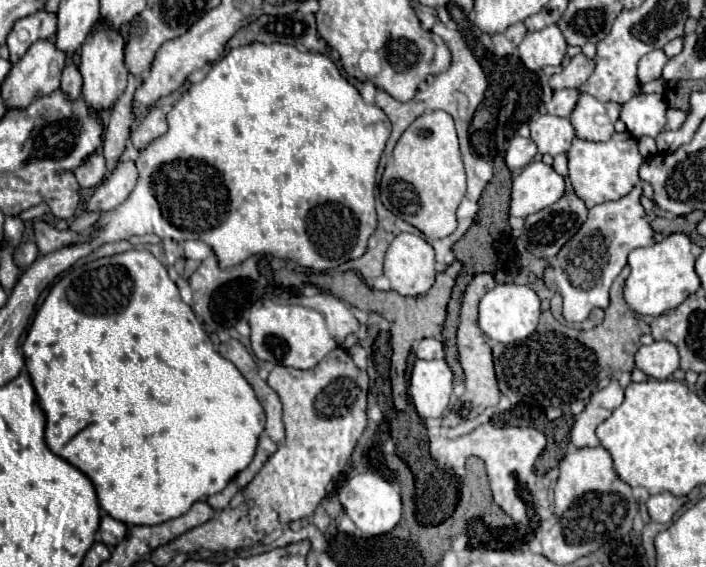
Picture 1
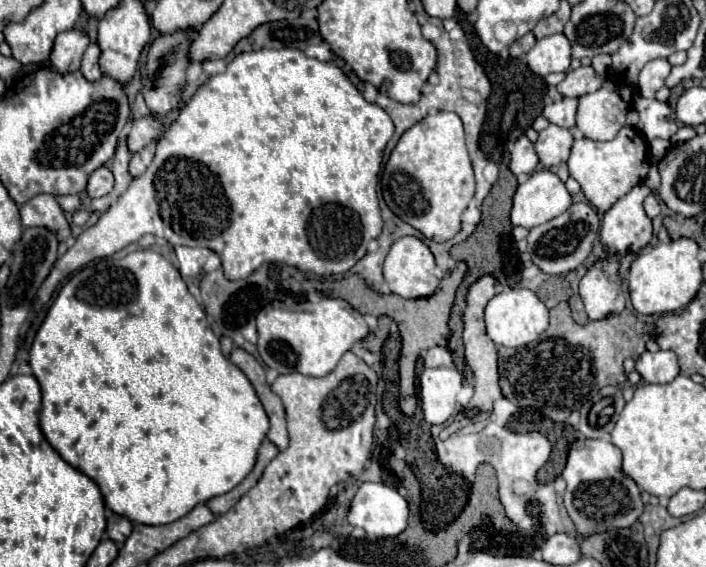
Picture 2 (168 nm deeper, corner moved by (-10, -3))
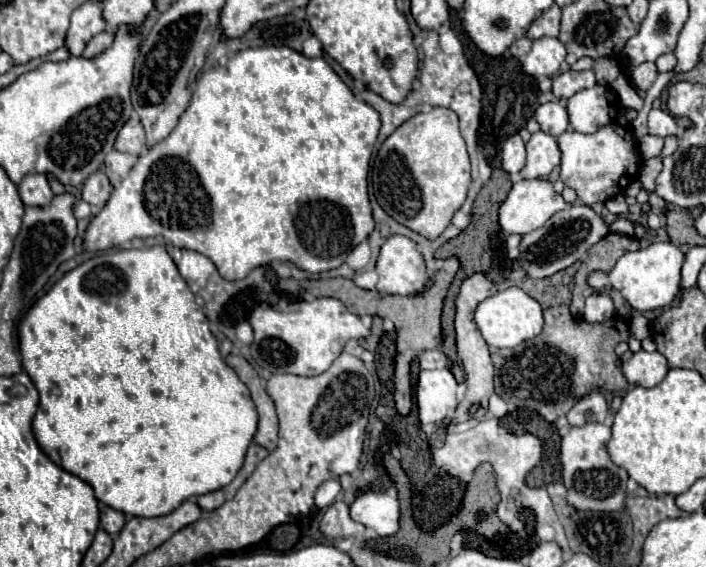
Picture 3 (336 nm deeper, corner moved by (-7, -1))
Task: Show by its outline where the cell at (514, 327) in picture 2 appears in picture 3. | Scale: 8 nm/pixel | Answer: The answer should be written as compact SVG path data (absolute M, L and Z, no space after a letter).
M510 287L504 291L498 291L496 295L484 299L476 309L476 323L490 347L516 347L522 341L528 341L536 337L542 331L544 319L542 319L542 307L536 299L532 299L528 293L524 293L518 287Z

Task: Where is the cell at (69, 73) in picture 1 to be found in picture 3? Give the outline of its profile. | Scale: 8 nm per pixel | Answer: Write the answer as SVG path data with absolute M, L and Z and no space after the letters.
M108 31L98 33L98 35L92 37L92 41L86 45L82 57L86 57L86 59L94 59L94 57L98 57L104 49L108 49L108 47L112 45L112 41L114 41L114 35L112 35L112 33L108 33Z

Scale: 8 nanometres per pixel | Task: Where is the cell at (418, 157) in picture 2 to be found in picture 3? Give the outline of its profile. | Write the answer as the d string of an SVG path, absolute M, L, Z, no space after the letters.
M446 107L418 113L400 125L400 129L382 143L372 167L372 189L382 209L426 239L436 239L450 225L452 215L466 201L468 185L470 161L466 143L458 131L456 113Z

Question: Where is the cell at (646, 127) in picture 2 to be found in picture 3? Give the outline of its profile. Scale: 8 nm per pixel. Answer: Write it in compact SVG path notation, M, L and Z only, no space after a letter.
M652 109L648 113L648 133L650 135L658 135L658 137L668 137L668 135L676 135L678 127L674 117L664 111L664 109Z

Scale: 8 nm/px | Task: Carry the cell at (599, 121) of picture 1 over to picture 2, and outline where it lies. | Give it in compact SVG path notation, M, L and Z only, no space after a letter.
M603 85L599 91L579 97L577 127L593 141L609 141L625 125L629 105L615 93L613 87Z

